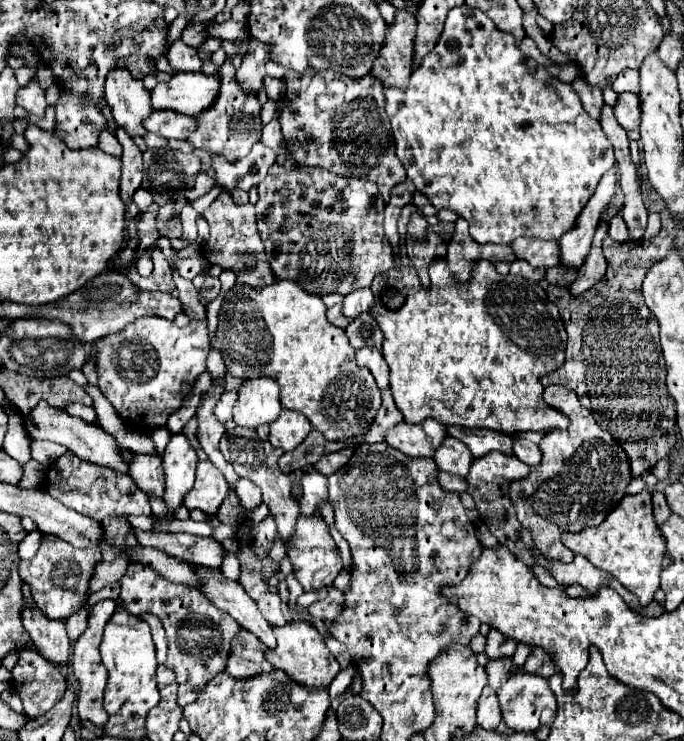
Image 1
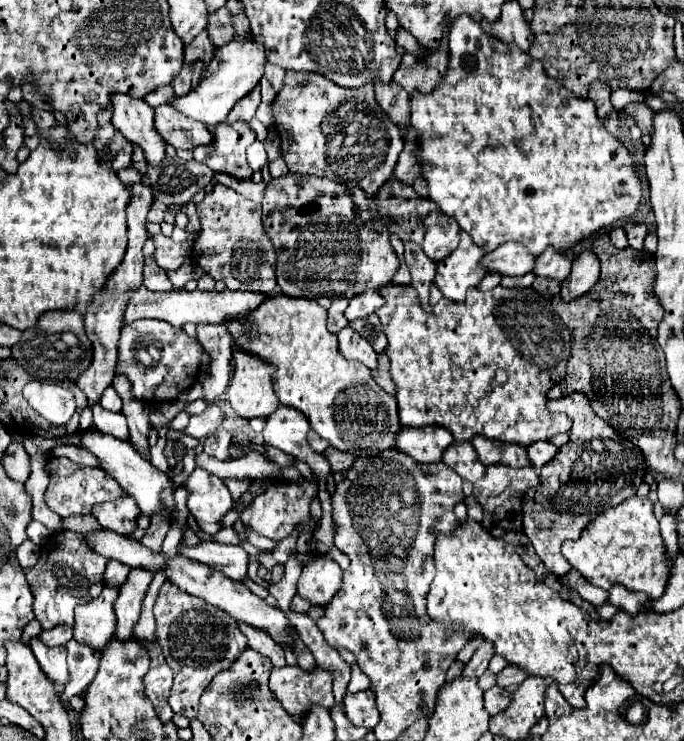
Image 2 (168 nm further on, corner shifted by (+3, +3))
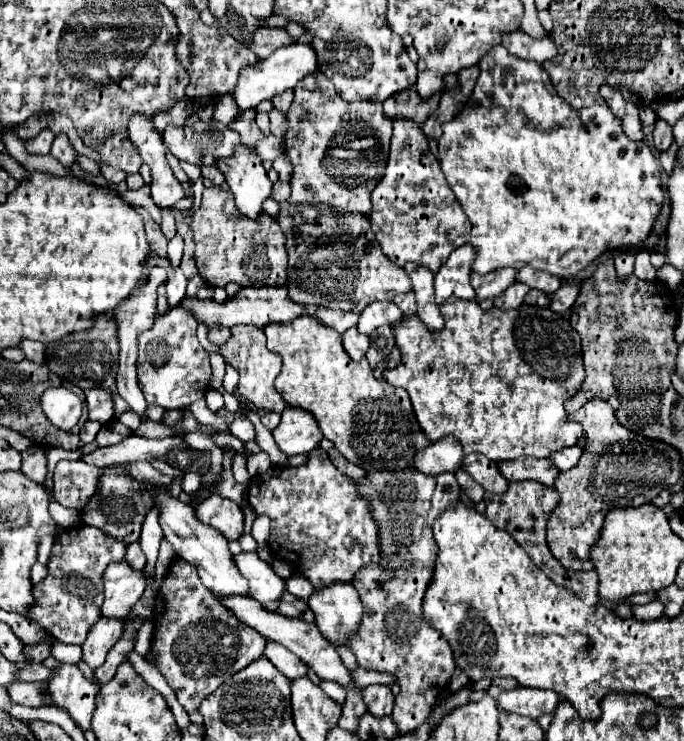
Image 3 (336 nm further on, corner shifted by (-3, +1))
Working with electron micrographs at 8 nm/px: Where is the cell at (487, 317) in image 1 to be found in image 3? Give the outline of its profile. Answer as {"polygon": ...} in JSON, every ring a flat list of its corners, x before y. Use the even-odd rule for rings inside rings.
{"polygon":[[476,300,452,302,440,306,440,310,446,320,442,330,428,330,418,314,404,316,392,324,400,362,396,368,384,370,388,384,400,386,410,394,416,420,430,442,446,434,456,436,464,454,478,452,494,462,520,456,548,458,550,452,578,442,582,428,568,420,564,402,580,390,584,364,580,336,570,326,566,314,528,304,514,310,502,310,496,306,482,310]]}

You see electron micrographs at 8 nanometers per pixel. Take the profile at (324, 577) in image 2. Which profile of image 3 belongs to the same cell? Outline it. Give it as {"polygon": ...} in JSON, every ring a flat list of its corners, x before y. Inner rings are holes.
{"polygon":[[330,582,314,590,308,606,316,616,316,626,322,636,336,644,346,644,348,636,362,618,362,604,352,582]]}

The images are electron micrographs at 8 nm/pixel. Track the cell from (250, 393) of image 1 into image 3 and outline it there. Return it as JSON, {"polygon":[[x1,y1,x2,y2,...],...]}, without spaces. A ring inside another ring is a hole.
{"polygon":[[240,324,230,330,232,330,232,338,226,342,226,346,222,346,222,356,226,362,230,362,240,372,240,382,238,382,240,398,252,404,256,410,280,414,288,406,284,398,278,394,278,390,274,388,276,374,282,368,282,358,266,348,266,336,260,328]]}

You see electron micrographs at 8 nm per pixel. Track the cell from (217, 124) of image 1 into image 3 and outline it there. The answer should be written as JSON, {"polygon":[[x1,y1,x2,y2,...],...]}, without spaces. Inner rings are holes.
{"polygon":[[236,144,234,154,218,160,214,166,226,176,226,184,234,192,238,210,248,218,256,218,262,212,262,202,272,194,272,182,256,148]]}

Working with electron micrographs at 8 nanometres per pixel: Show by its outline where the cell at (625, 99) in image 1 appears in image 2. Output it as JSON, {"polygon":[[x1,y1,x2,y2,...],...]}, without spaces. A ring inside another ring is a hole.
{"polygon":[[630,104,626,106,626,112,634,114,636,124,644,134,652,134,652,116,654,116,652,108,648,108,646,104]]}

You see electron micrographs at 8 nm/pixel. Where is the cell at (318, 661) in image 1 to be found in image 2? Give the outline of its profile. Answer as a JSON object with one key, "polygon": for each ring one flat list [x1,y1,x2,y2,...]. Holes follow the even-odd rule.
{"polygon":[[298,666,274,668,270,676,270,690,282,708,302,724,304,716,314,706,324,706,332,710,334,694,332,694,332,674,316,668,314,672,306,672]]}

